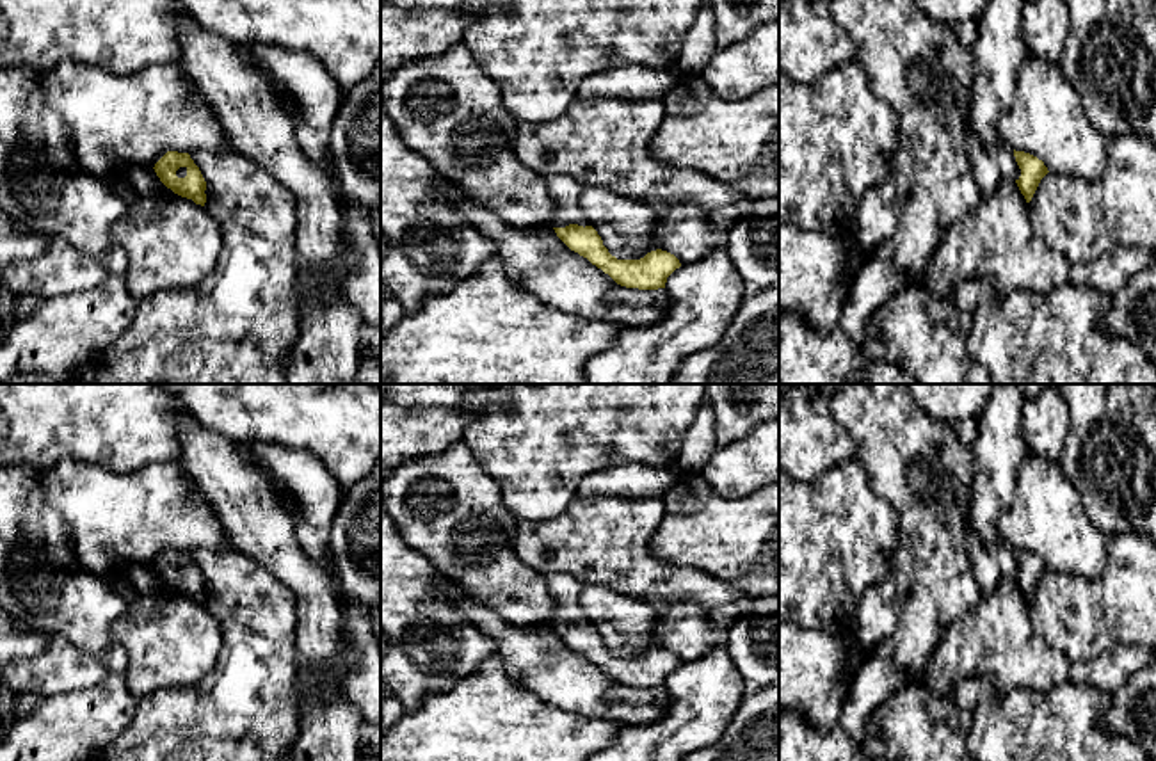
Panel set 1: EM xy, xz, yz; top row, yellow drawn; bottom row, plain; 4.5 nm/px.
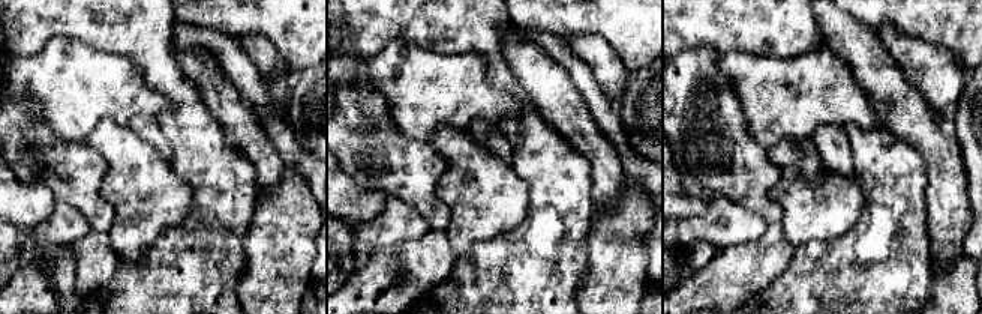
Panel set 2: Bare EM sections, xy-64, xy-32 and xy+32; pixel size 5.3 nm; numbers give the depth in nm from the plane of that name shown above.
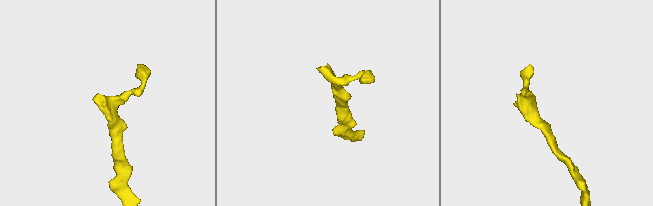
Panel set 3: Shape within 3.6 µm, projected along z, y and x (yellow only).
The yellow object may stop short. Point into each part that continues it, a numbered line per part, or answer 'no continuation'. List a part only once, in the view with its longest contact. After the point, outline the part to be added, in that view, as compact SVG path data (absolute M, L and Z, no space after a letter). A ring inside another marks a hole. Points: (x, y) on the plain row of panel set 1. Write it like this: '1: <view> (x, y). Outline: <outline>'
1: xz (566, 591). Outline: M551 573L544 576L553 597L555 615L551 626L566 626L569 622L589 624L580 603L583 583L567 573Z

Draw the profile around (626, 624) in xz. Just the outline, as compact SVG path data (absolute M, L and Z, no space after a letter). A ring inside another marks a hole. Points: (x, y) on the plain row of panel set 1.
M585 583L580 603L589 624L617 658L640 658L660 647L654 637L660 612L651 605L599 583Z

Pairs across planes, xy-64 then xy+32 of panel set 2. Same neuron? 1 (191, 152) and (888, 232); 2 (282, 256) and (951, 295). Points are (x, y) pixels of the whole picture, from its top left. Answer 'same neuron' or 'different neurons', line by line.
1: same neuron
2: same neuron

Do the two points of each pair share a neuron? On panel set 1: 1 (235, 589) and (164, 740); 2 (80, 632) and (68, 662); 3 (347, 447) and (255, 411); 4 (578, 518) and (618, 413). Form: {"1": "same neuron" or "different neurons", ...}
{"1": "same neuron", "2": "different neurons", "3": "same neuron", "4": "different neurons"}

